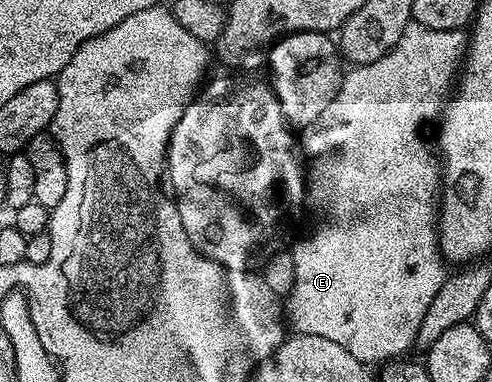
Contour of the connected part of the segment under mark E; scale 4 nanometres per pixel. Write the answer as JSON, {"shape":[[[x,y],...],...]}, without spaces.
{"shape":[[[414,23],[407,25],[397,39],[397,43],[381,59],[368,65],[356,65],[348,68],[343,75],[343,82],[329,107],[321,111],[312,125],[306,126],[301,133],[301,147],[309,162],[307,174],[307,201],[309,217],[311,213],[311,230],[290,246],[293,255],[293,271],[295,282],[290,293],[285,297],[285,317],[290,328],[296,333],[324,336],[325,339],[338,343],[353,355],[355,359],[366,365],[384,364],[395,358],[404,356],[410,346],[416,344],[421,319],[425,319],[425,311],[429,311],[429,303],[433,303],[437,291],[441,291],[444,281],[449,276],[448,266],[439,248],[439,203],[441,200],[441,161],[436,150],[427,146],[423,138],[423,124],[426,121],[440,120],[445,106],[452,96],[453,86],[461,73],[461,66],[467,55],[469,37],[463,29],[453,31],[433,31],[433,27],[421,27]]]}

